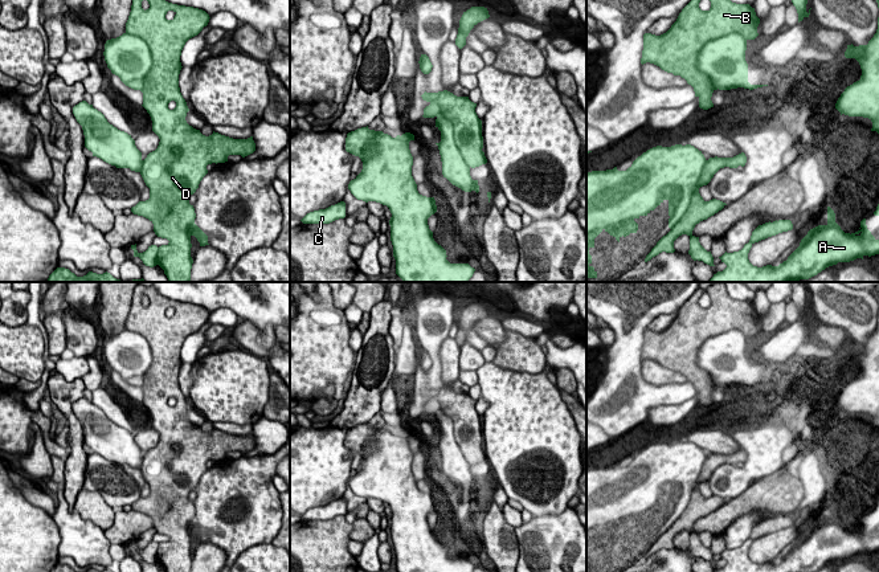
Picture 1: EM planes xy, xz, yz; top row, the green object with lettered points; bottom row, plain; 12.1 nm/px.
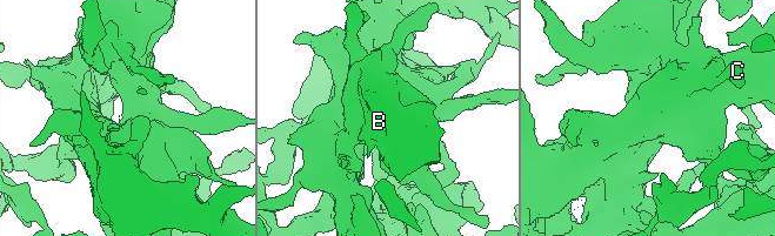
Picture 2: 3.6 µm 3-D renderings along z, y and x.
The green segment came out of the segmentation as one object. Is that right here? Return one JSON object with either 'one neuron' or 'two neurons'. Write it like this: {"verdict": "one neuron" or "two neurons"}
{"verdict": "two neurons"}

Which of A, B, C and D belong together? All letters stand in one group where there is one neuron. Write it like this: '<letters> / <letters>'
A C / B D

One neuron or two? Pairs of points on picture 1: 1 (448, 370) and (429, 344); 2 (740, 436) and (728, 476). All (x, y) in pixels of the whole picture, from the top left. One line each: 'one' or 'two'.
1: two
2: one

